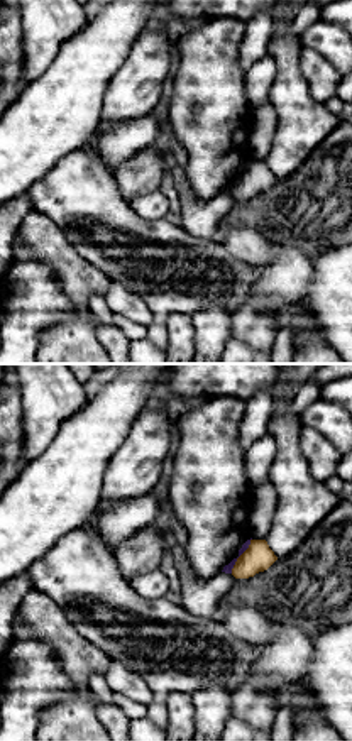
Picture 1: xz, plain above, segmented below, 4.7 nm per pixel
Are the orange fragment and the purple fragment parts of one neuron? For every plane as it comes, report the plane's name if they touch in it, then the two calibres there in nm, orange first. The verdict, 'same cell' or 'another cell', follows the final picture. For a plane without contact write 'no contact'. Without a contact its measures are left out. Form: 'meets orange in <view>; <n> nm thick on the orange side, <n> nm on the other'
meets orange in xz; 140 nm thick on the orange side, 50 nm on the other

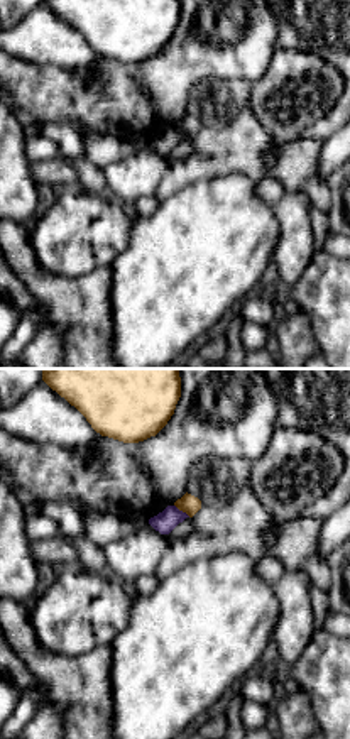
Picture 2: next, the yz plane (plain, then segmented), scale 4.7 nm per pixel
meets orange in yz; 90 nm thick on the orange side, 100 nm on the other

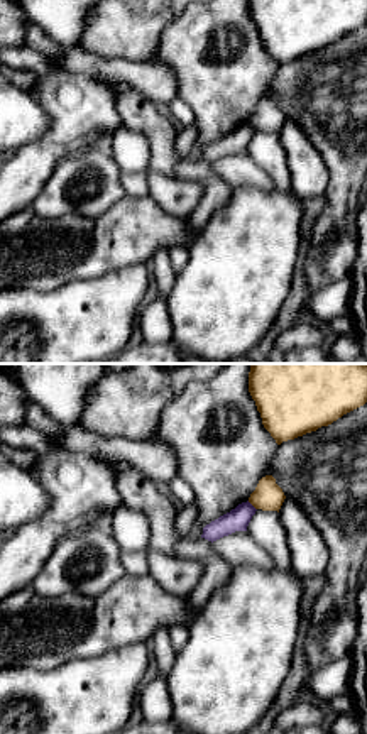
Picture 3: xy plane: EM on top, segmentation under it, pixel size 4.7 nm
meets orange in xy; 140 nm thick on the orange side, 110 nm on the other

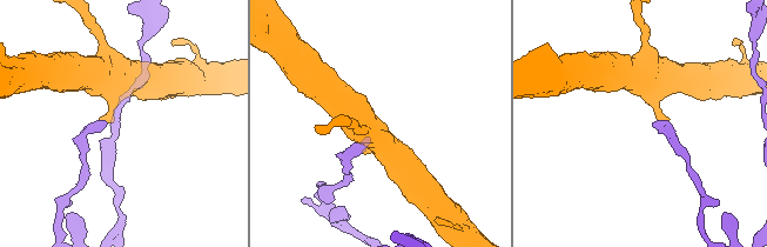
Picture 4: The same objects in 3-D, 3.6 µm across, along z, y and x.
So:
another cell

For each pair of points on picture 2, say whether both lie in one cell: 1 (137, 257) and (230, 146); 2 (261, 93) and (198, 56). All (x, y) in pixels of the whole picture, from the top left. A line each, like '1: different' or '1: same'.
1: different
2: different

